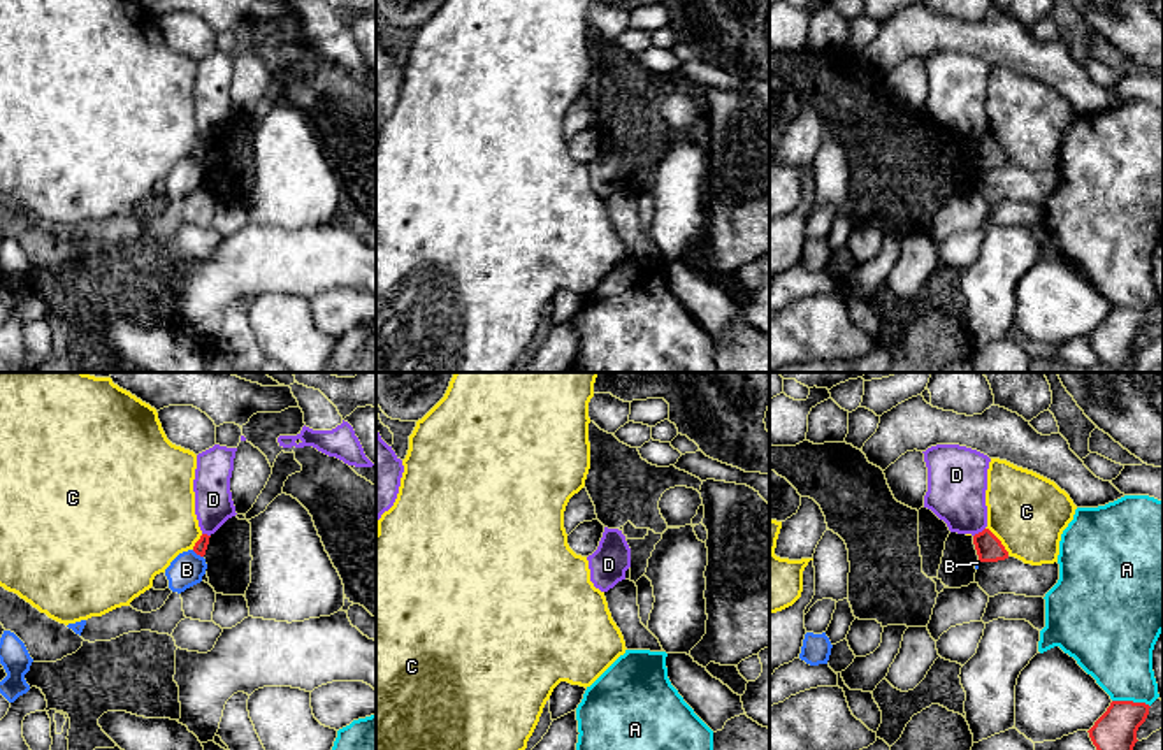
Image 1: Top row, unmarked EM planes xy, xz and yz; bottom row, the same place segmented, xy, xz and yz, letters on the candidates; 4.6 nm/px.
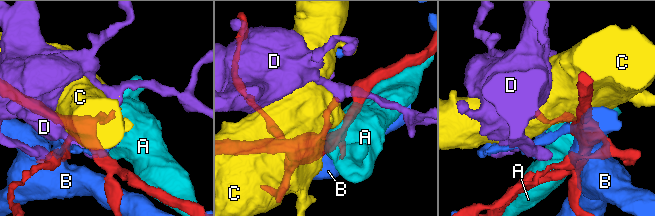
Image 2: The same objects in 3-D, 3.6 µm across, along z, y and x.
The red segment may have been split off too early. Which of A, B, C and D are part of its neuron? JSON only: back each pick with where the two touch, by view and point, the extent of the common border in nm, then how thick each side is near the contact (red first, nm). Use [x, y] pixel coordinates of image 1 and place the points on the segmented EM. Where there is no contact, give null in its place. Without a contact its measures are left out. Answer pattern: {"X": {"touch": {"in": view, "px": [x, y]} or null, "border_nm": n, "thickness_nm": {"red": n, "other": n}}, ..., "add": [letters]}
{"add": []}

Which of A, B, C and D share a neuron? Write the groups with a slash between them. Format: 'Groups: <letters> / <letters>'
Groups: A / B / C / D

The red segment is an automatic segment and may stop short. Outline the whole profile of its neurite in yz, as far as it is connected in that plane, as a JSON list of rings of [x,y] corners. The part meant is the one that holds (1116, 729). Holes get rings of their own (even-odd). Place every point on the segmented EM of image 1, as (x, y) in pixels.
[[[1112,701],[1107,711],[1087,731],[1096,750],[1133,750],[1138,727],[1149,715],[1149,704]]]

